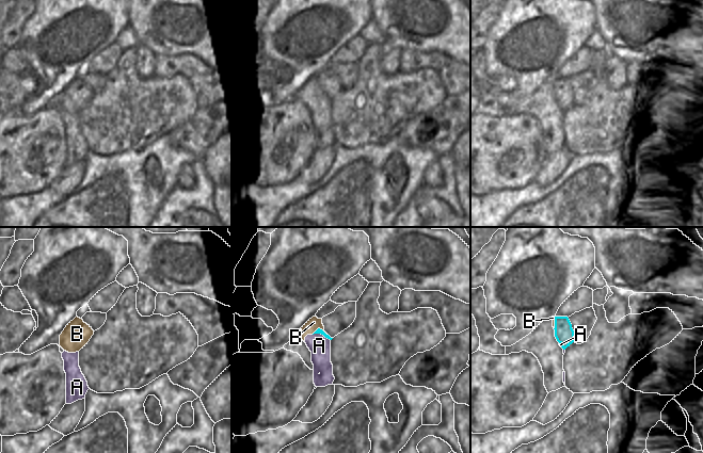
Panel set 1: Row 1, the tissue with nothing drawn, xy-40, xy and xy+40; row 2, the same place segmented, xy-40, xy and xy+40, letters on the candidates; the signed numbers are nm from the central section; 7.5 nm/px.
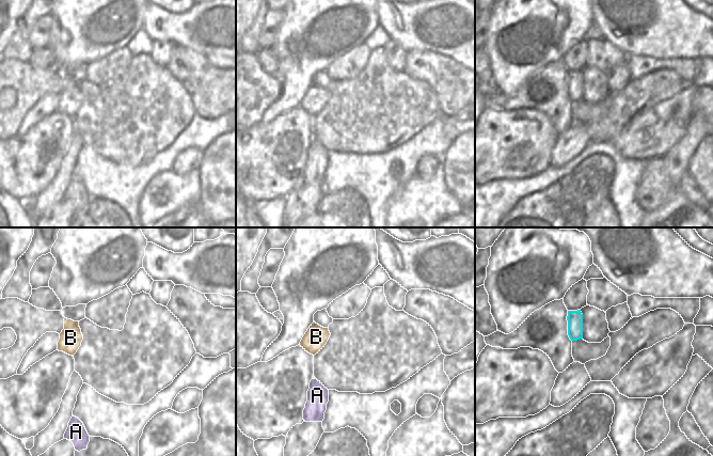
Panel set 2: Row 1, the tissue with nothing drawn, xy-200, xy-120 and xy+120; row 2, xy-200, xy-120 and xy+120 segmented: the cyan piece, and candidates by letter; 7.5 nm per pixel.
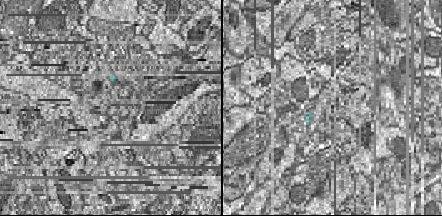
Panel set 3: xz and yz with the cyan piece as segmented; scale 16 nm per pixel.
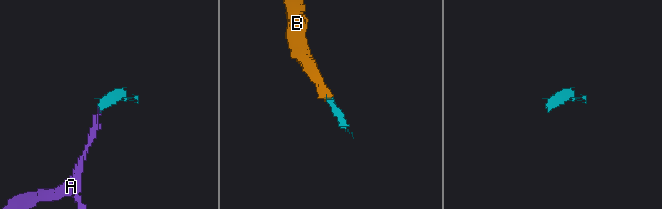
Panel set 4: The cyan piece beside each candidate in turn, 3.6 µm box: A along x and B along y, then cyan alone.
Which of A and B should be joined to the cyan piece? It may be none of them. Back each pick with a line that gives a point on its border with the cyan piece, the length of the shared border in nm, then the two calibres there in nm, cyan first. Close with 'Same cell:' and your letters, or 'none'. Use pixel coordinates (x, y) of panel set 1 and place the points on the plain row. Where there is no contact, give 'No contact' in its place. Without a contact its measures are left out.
B: Touches cyan at xy (319, 90). Shared border 120 nm. Thickness 40 nm (cyan) against 90 nm
Same cell: B

